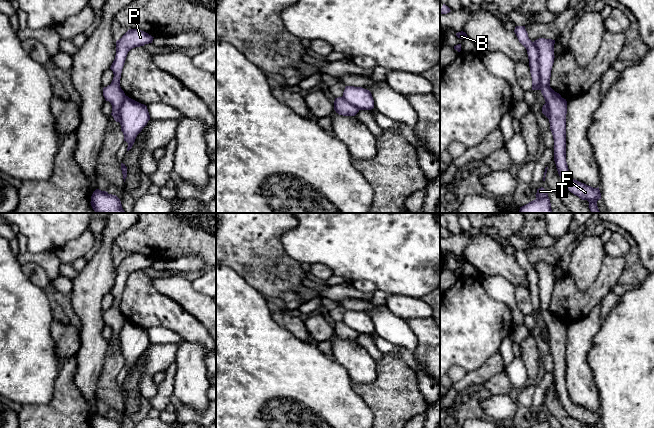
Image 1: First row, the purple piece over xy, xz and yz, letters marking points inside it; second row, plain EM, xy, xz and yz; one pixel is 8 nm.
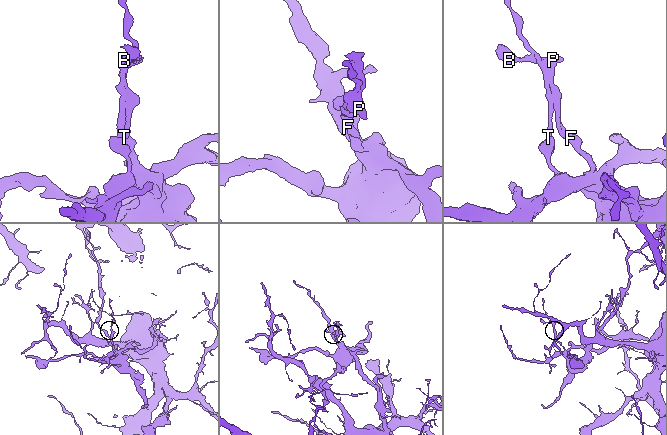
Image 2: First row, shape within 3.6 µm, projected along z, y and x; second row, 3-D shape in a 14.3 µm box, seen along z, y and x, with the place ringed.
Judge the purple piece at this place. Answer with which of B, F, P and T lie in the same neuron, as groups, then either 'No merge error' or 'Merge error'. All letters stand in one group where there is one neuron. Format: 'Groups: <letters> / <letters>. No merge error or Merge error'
Groups: B F P / T. Merge error

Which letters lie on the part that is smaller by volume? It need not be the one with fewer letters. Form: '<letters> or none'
B, F, P

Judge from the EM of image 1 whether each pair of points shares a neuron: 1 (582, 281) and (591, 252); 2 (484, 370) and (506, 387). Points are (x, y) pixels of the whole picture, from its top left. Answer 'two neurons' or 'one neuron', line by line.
1: one neuron
2: two neurons

